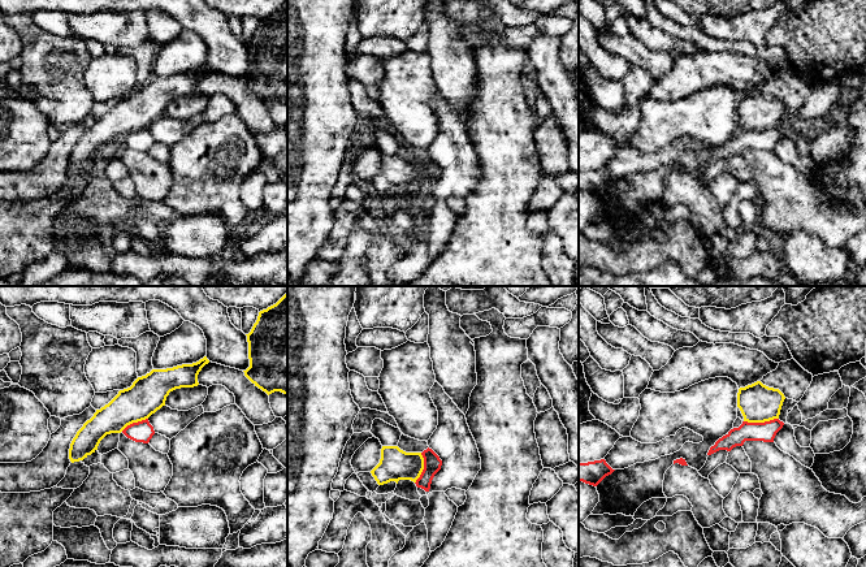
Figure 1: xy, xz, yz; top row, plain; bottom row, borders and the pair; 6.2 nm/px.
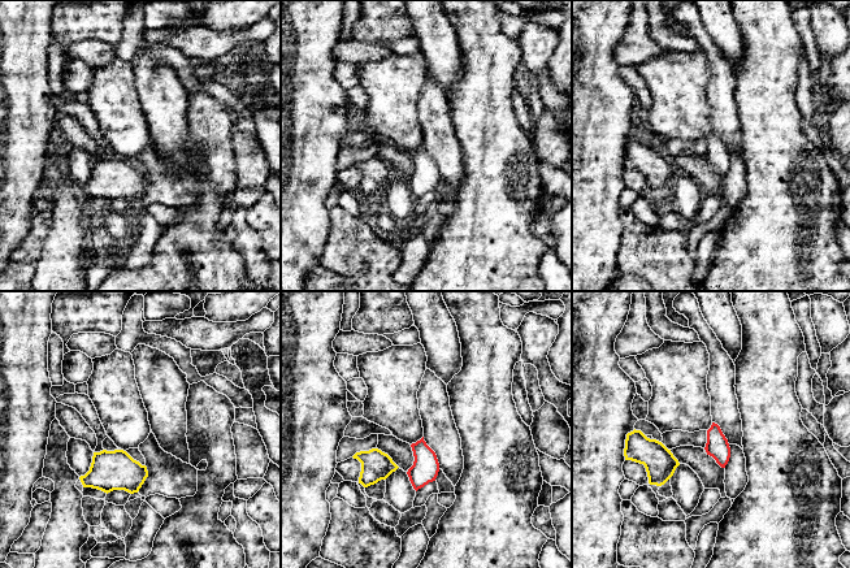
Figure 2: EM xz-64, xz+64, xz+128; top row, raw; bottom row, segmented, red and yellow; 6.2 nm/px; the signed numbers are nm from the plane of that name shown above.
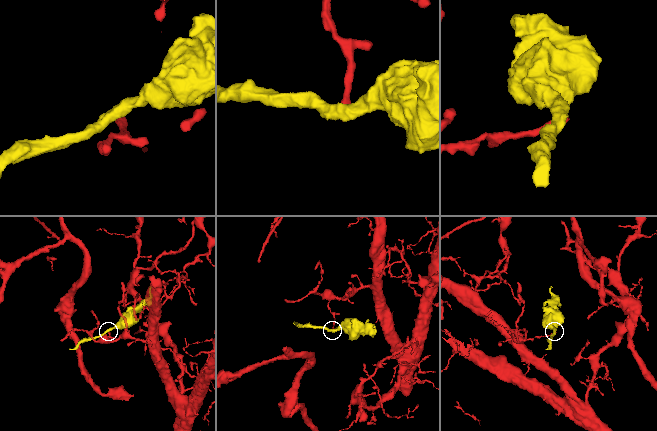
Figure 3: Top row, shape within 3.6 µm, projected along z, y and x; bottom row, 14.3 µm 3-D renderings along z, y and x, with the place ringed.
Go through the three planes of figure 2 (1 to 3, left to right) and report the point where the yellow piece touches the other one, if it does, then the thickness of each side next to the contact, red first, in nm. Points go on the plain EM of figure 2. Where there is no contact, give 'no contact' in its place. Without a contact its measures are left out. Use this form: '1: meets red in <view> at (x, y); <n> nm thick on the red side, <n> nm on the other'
1: no contact
2: no contact
3: no contact

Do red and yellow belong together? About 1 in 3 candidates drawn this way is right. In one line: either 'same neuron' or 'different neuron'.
different neuron

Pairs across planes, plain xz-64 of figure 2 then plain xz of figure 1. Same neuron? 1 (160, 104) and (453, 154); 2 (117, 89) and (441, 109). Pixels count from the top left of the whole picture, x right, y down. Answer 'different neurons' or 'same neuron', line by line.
1: different neurons
2: different neurons

